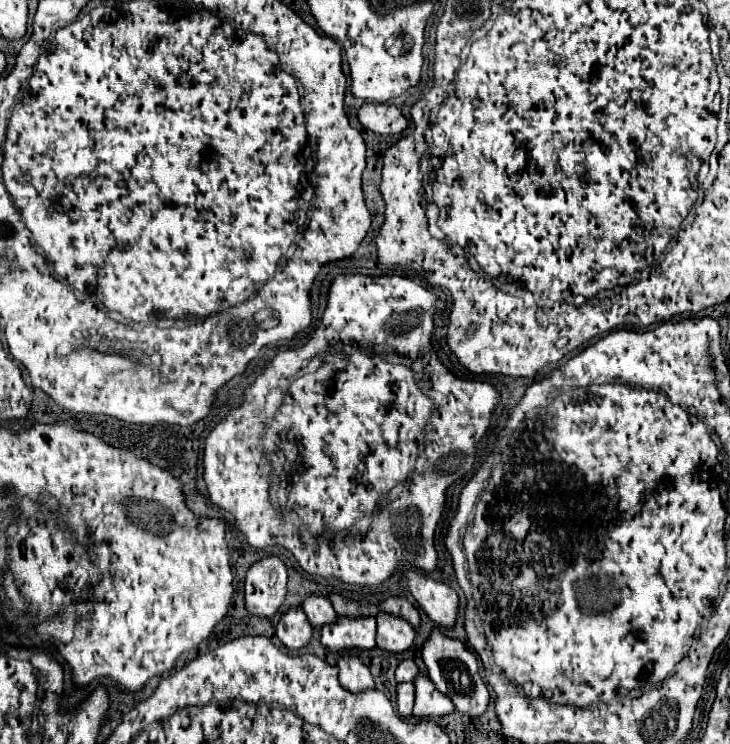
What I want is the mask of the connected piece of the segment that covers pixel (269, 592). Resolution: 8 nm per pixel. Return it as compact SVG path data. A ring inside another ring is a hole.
M268 556L246 572L246 610L256 616L274 616L286 596L288 572L278 556Z

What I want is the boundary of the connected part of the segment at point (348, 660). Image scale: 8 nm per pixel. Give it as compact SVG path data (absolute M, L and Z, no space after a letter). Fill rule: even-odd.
M342 656L338 662L338 680L350 692L362 692L366 688L374 688L372 674L368 666L358 656Z

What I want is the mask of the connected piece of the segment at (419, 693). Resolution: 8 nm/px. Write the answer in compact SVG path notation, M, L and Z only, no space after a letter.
M418 672L418 676L414 678L414 688L416 688L416 700L414 700L414 718L422 718L422 716L444 716L450 714L454 710L452 700L438 692L438 688L434 688L434 682Z

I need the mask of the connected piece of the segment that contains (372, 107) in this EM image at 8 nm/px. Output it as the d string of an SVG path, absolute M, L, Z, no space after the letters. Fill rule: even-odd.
M362 104L358 118L364 128L378 134L400 134L408 128L408 120L394 104Z

